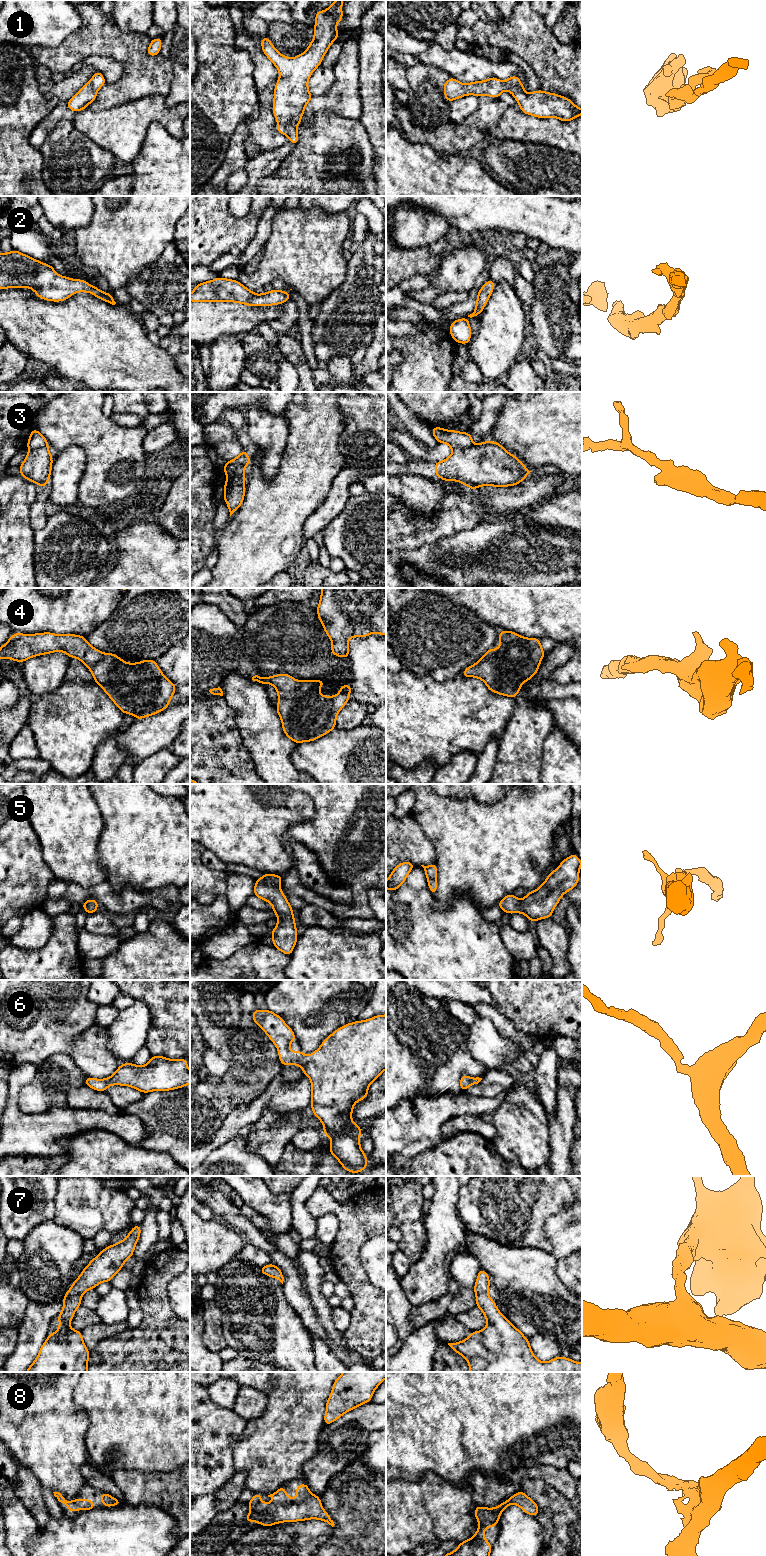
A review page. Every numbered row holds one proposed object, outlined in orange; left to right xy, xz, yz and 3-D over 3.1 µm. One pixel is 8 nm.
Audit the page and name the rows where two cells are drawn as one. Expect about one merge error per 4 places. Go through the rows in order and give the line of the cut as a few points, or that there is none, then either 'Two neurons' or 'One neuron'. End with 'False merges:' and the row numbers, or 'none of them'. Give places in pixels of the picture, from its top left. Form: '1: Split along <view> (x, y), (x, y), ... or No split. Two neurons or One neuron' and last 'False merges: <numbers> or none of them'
1: No split. One neuron
2: No split. One neuron
3: Split along yz (473, 444), (453, 449). Two neurons
4: No split. One neuron
5: No split. One neuron
6: No split. One neuron
7: No split. One neuron
8: No split. One neuron
False merges: 3

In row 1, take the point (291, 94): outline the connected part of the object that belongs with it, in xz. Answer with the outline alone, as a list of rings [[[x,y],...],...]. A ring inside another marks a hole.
[[[336,0],[325,11],[315,12],[314,38],[307,50],[296,57],[283,56],[266,36],[262,37],[262,51],[280,74],[273,100],[277,131],[287,135],[289,142],[294,146],[299,141],[297,127],[305,107],[311,99],[314,99],[308,89],[308,79],[320,66],[327,50],[339,36],[336,24],[343,19],[343,1]]]

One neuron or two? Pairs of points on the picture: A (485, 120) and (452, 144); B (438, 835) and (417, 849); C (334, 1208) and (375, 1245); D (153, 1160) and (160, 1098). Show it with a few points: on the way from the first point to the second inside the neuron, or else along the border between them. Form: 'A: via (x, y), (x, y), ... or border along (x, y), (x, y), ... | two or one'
A: via (477, 123), (460, 138) | one
B: border along (417, 820), (422, 832), (434, 847), (435, 862) | two
C: border along (375, 1235), (370, 1237), (361, 1246), (360, 1261) | two
D: border along (140, 1145), (154, 1151), (164, 1151), (176, 1161) | two

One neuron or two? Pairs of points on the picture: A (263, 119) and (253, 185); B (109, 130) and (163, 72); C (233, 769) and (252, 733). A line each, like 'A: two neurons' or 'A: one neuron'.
A: two neurons
B: two neurons
C: two neurons

